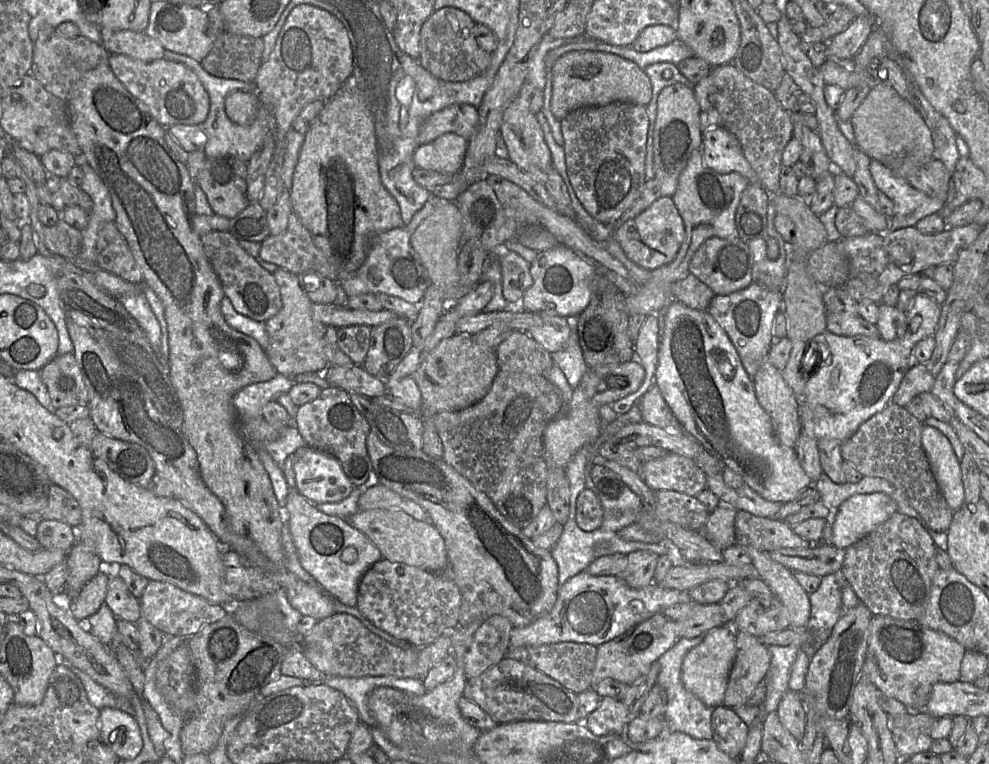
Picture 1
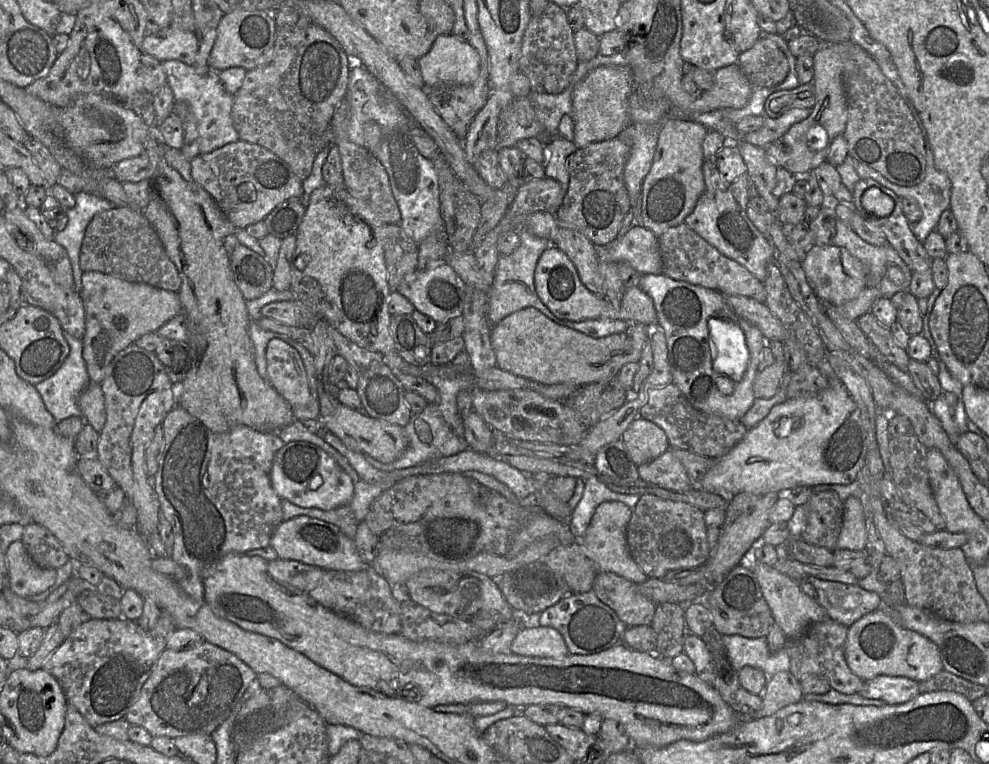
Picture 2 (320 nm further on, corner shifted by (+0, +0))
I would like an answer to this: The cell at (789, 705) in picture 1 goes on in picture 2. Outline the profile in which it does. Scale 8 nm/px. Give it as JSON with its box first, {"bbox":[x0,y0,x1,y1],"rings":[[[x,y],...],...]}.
{"bbox":[756,671,804,718],"rings":[[[789,671],[778,672],[768,677],[762,694],[762,708],[756,718],[769,717],[780,709],[804,699],[801,681]]]}

